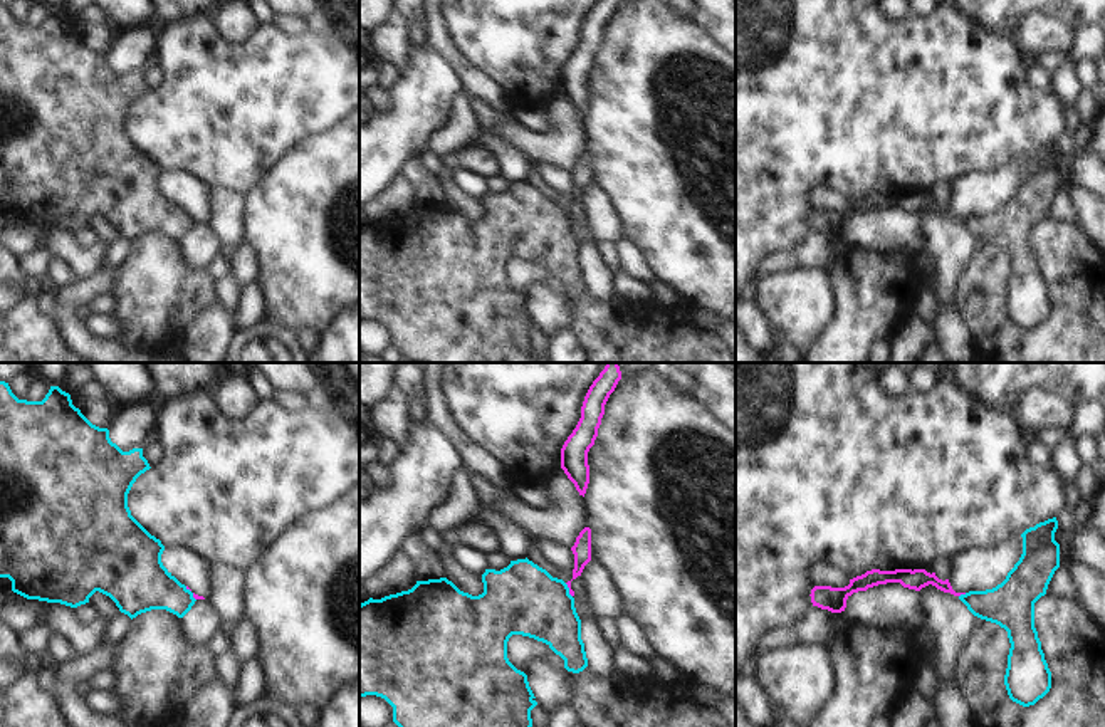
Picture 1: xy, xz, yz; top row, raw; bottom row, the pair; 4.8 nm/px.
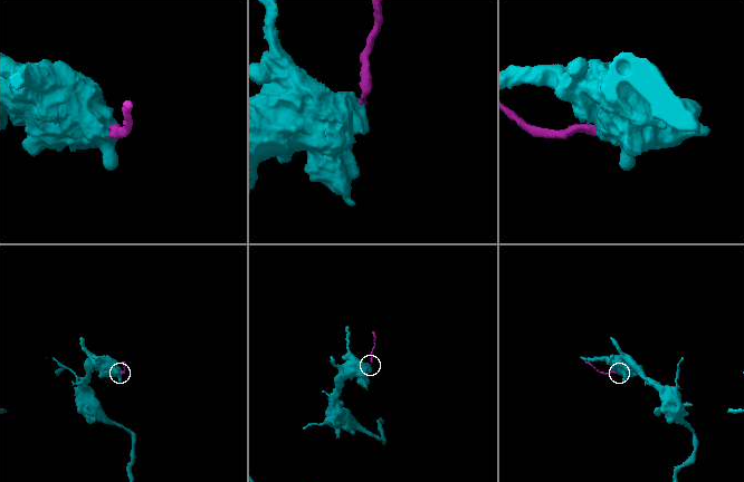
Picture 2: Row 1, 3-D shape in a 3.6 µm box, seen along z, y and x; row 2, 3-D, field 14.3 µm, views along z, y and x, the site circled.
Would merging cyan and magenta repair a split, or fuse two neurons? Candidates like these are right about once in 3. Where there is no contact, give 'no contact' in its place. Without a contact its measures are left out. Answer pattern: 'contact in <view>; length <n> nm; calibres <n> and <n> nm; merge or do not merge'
contact in xz; length 80 nm; calibres 340 and 90 nm; do not merge

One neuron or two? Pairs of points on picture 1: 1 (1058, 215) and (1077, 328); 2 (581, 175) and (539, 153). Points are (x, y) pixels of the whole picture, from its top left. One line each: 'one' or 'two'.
1: two
2: two

